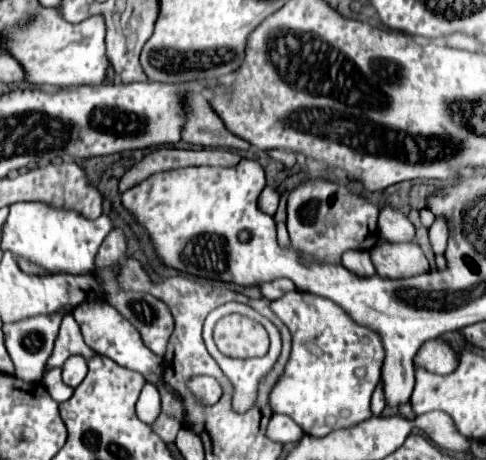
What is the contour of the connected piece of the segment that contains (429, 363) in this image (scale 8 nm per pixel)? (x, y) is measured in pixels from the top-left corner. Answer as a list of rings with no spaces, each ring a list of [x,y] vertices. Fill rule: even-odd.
[[[434,340],[434,348],[422,348],[420,354],[414,360],[416,368],[426,368],[430,372],[448,374],[448,370],[454,370],[458,366],[454,350],[444,344],[442,340]]]

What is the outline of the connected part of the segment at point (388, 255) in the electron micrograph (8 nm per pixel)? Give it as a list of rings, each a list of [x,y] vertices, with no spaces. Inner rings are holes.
[[[416,242],[408,244],[378,244],[370,250],[376,274],[388,280],[404,280],[430,270],[422,248]]]

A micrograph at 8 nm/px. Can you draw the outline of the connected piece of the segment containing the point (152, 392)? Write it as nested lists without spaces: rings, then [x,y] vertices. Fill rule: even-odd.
[[[146,384],[142,388],[135,410],[138,418],[148,425],[158,418],[161,412],[161,397],[154,384]]]

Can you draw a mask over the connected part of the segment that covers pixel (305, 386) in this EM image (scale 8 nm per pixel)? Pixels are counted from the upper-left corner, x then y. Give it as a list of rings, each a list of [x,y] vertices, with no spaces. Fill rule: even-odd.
[[[288,292],[272,302],[276,316],[288,326],[292,334],[292,354],[286,368],[274,388],[270,390],[270,406],[276,414],[290,416],[306,434],[326,436],[340,428],[350,428],[372,416],[370,396],[380,380],[380,366],[384,360],[384,348],[376,332],[358,326],[346,312],[342,312],[332,300],[304,292]]]

